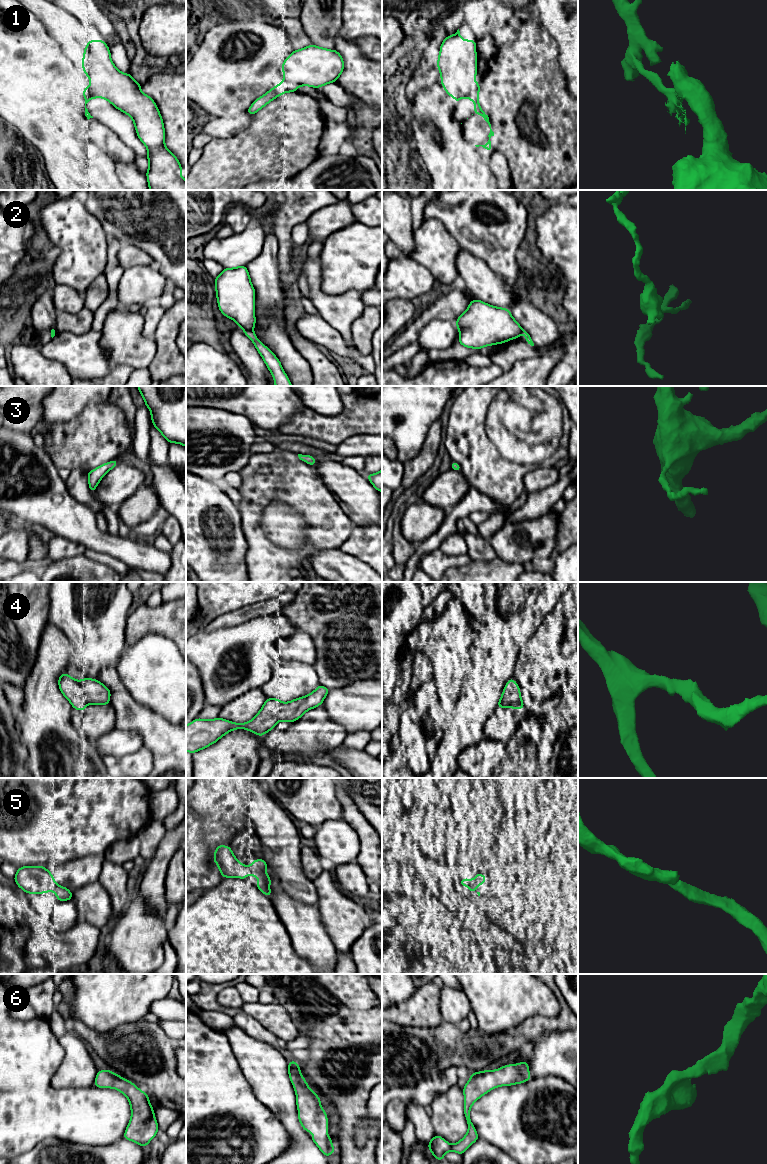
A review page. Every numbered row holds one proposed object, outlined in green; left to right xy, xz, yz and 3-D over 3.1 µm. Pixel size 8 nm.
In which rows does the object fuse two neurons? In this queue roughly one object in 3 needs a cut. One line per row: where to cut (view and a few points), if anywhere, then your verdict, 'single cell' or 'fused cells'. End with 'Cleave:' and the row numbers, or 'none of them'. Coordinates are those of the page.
1: cut in yz along (473, 81), (468, 91), (456, 98); fused cells
2: cut in xz along (245, 329), (252, 331); fused cells
3: no cut; single cell
4: no cut; single cell
5: no cut; single cell
6: no cut; single cell
Cleave: 1, 2

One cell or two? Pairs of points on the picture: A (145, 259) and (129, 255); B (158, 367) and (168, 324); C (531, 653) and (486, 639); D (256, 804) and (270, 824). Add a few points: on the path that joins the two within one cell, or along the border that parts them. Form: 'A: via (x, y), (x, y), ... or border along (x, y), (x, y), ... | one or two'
A: via (141, 257), (133, 256) | one
B: via (166, 356), (166, 335) | one
C: border along (535, 631), (520, 648), (512, 671) | two
D: via (261, 809), (269, 819) | one

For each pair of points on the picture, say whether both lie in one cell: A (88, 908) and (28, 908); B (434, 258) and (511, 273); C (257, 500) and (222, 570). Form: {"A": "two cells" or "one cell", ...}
{"A": "two cells", "B": "two cells", "C": "two cells"}

